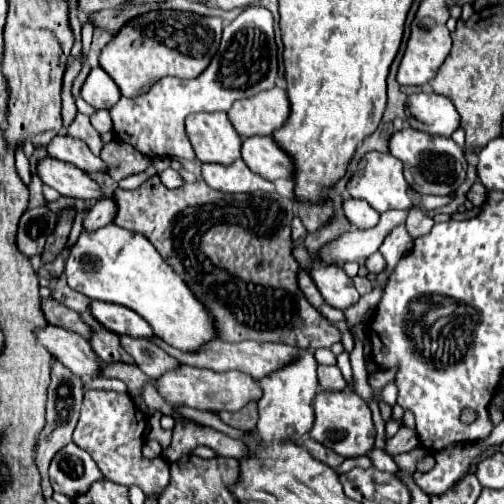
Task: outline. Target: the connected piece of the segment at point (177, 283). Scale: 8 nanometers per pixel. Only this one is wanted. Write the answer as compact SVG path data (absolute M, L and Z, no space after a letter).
M114 222L94 232L82 230L70 246L66 258L66 280L70 288L92 300L122 304L138 312L160 336L174 348L198 350L202 344L216 338L210 314L172 266L158 254L150 240L138 232L118 228Z

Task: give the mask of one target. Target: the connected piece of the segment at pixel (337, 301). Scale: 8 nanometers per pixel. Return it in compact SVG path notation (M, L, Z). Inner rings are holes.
M318 266L310 270L310 276L318 286L324 302L332 308L344 310L360 298L350 276L346 276L340 266Z

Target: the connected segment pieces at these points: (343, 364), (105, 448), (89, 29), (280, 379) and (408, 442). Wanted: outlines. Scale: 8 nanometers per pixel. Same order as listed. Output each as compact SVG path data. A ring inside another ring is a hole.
M342 352L340 356L338 356L338 368L342 370L342 374L344 374L344 378L348 380L348 388L352 390L352 368L350 368L350 352Z
M88 390L82 402L82 414L78 420L78 426L74 430L74 444L80 446L82 450L86 450L94 462L98 464L98 468L102 470L102 474L116 482L116 484L124 484L124 486L138 486L142 488L142 492L146 496L154 496L158 498L162 494L162 490L166 488L166 484L170 484L170 464L164 458L146 458L142 456L142 444L146 440L146 418L144 414L136 408L136 404L132 402L132 398L124 392L110 392L110 390Z
M89 21L83 24L81 37L82 37L82 52L85 55L87 55L90 50L92 37L93 37L93 31L94 31L94 27Z
M310 348L298 350L298 360L294 364L286 364L278 372L264 376L262 384L262 398L258 400L258 434L266 440L300 440L304 434L310 432L314 424L314 410L312 400L318 392L318 376L316 376L318 362Z
M402 426L402 428L398 430L398 434L386 442L384 452L386 452L388 456L396 456L396 454L410 452L410 450L416 448L418 444L420 444L420 442L418 442L418 436L416 436L412 430L408 430L406 426Z

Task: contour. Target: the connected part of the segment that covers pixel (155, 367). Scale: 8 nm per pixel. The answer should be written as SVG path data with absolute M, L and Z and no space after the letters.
M120 336L122 348L134 358L136 366L150 378L162 376L166 370L176 368L180 362L172 360L164 350L154 346L148 338L134 338L134 336Z

